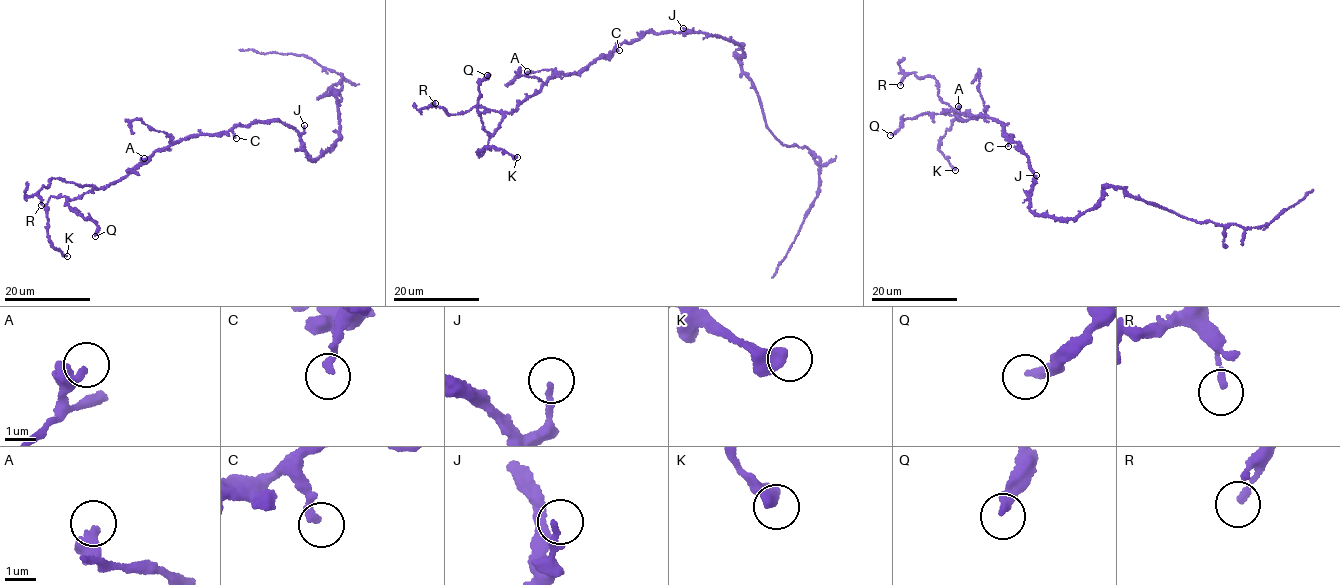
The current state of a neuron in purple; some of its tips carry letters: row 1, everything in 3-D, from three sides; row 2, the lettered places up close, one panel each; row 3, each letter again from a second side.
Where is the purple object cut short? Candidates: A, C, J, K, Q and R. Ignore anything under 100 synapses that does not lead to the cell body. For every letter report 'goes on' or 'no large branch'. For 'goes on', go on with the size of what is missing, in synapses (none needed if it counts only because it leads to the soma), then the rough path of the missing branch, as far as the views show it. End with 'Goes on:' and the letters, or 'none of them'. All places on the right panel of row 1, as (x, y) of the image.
A: no large branch
C: no large branch
J: no large branch
K: no large branch
Q: no large branch
R: no large branch
Goes on: none of them

